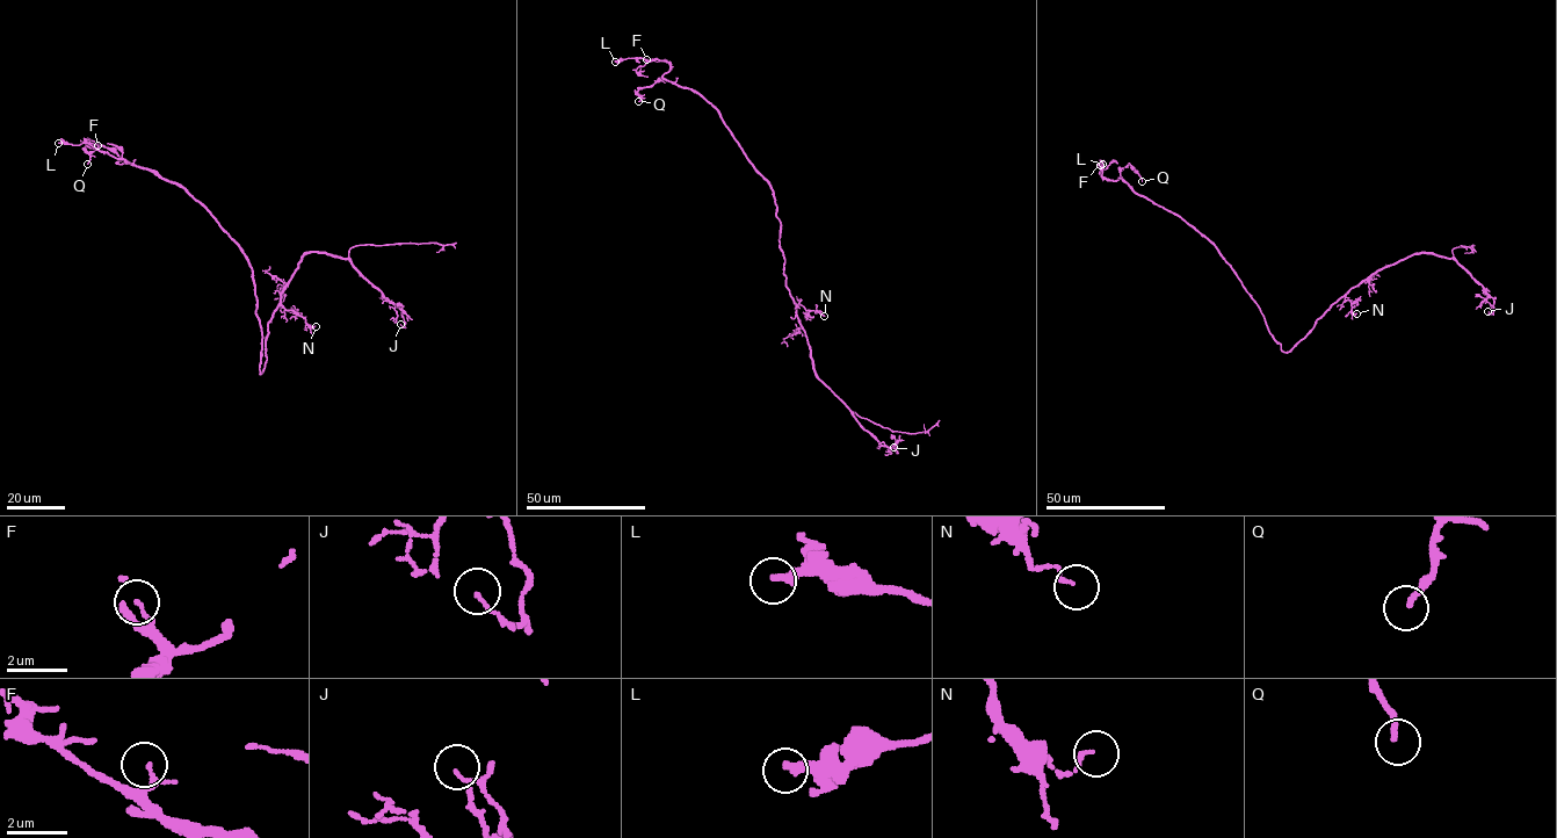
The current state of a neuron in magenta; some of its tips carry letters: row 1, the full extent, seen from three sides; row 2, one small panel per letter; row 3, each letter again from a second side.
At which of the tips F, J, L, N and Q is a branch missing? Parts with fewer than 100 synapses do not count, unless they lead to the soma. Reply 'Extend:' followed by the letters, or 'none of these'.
Extend: none of these

